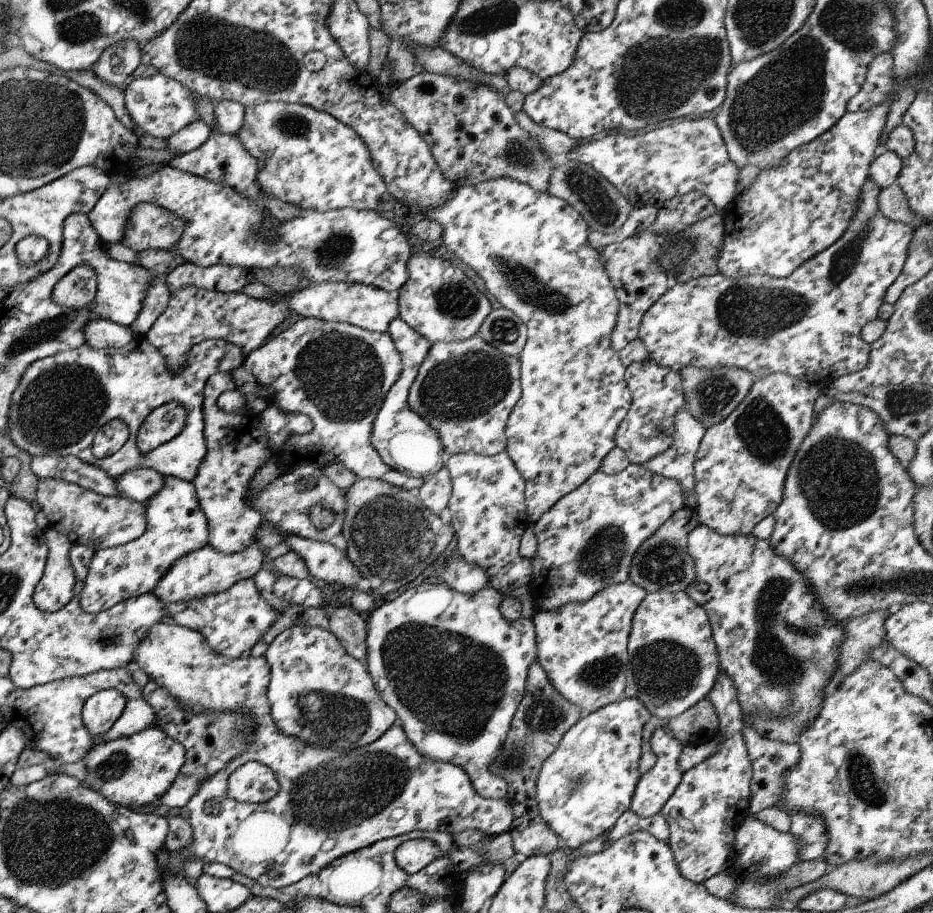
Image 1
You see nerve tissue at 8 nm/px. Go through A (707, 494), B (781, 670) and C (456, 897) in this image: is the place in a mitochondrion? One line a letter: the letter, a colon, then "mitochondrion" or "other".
A: other
B: mitochondrion
C: other

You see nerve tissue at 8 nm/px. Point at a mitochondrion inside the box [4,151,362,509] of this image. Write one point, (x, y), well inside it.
(58, 408)

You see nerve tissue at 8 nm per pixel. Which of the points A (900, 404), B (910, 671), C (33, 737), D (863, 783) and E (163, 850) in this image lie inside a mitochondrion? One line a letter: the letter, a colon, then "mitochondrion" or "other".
A: mitochondrion
B: other
C: other
D: mitochondrion
E: other

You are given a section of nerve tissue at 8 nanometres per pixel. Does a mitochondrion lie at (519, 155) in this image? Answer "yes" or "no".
yes

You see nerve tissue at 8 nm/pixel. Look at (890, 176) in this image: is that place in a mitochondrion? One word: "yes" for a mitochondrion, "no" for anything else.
no

